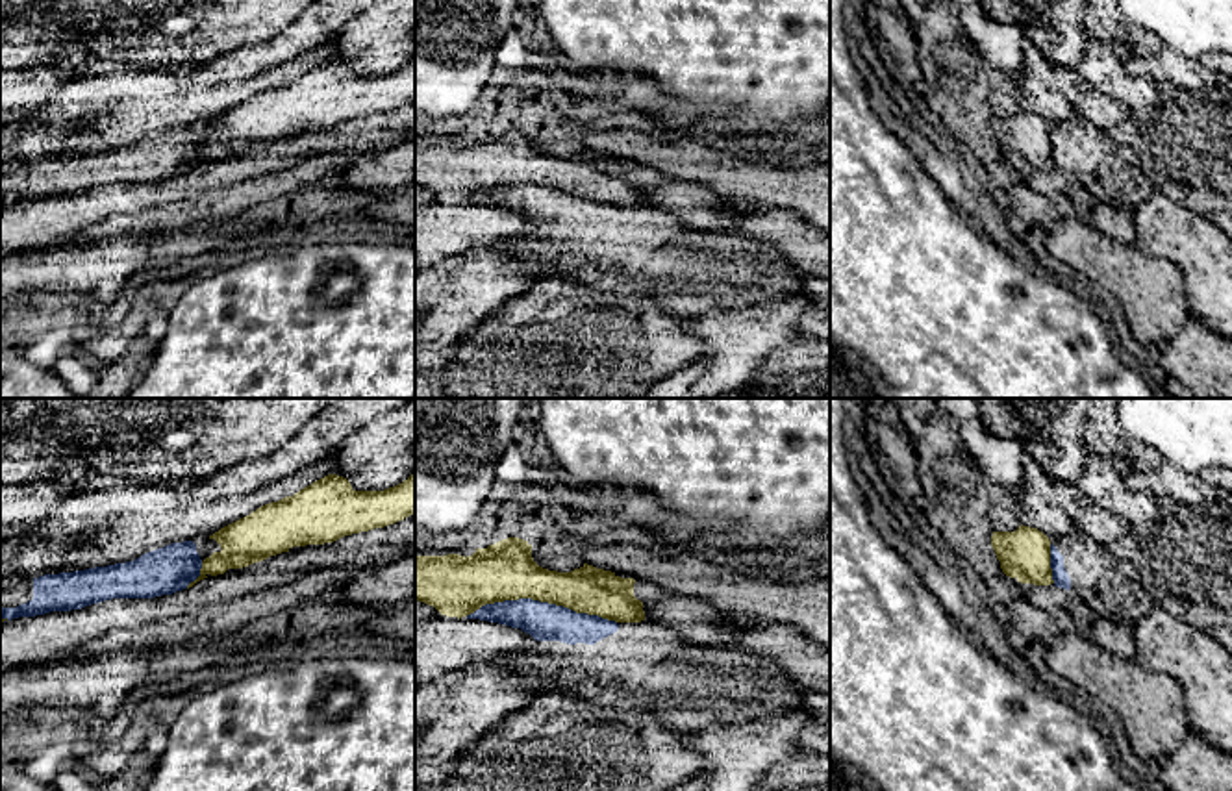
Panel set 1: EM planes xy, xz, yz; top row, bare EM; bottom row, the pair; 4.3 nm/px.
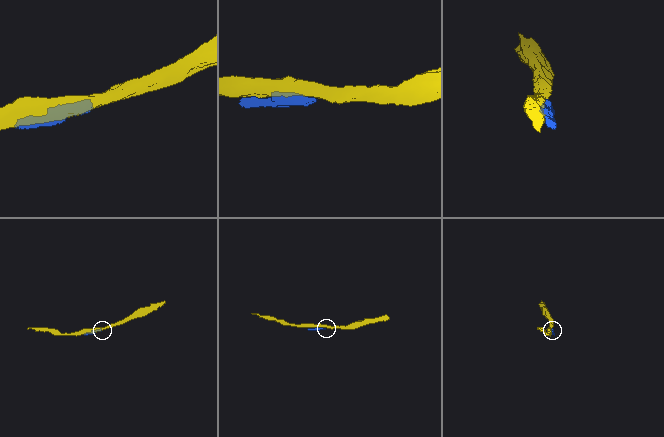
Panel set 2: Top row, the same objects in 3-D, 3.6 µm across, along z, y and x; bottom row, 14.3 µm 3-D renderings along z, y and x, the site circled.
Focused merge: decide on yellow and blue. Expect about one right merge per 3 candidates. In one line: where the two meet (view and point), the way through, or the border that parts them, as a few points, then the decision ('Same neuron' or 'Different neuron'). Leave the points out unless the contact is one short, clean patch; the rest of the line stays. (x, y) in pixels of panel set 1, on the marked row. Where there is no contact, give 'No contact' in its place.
Touches yellow at xz (541, 601). Different neuron

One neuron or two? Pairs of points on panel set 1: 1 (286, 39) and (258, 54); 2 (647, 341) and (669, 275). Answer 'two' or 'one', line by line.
1: one
2: two

